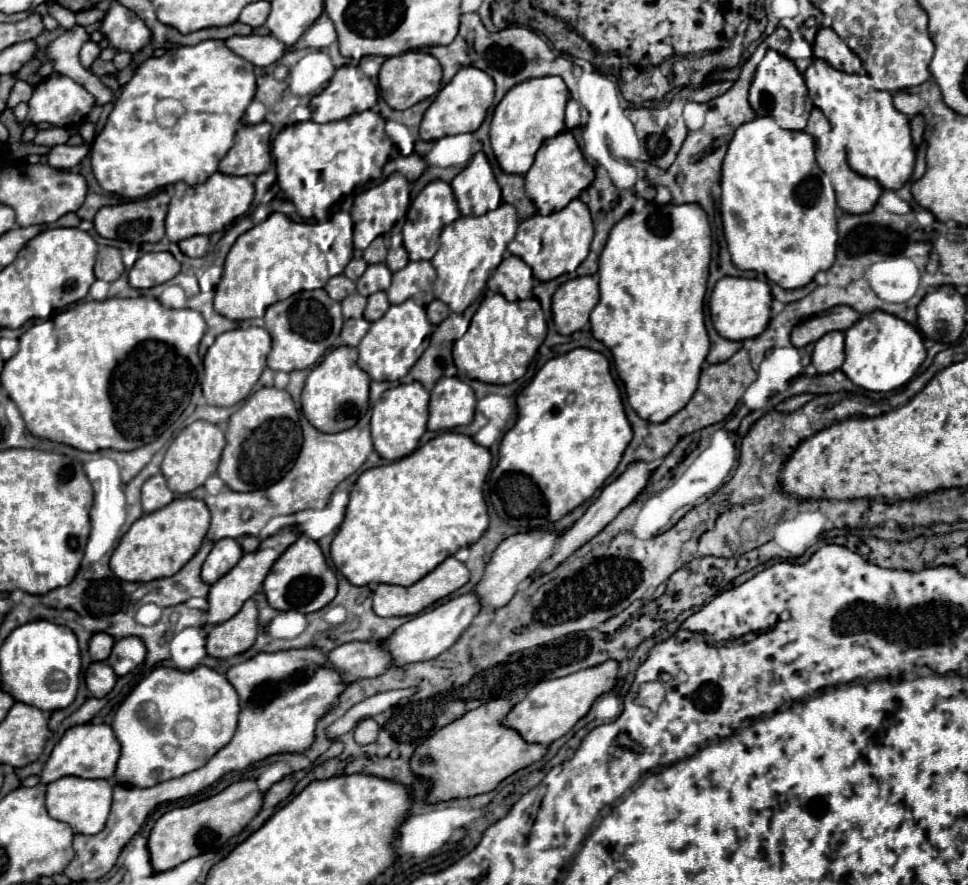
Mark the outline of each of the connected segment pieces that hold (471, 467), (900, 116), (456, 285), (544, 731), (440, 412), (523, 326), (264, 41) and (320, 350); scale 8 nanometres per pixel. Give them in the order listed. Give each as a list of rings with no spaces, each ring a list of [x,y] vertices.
[[[440,433],[412,455],[400,461],[364,471],[350,491],[344,523],[332,541],[332,561],[352,585],[390,583],[410,587],[436,569],[458,549],[476,543],[490,525],[484,501],[484,483],[492,469],[492,455],[486,447],[460,433]]]
[[[814,59],[812,61],[812,65],[804,73],[804,79],[806,79],[806,85],[808,85],[808,91],[810,91],[810,97],[812,97],[814,105],[826,115],[826,119],[832,125],[832,129],[840,131],[842,137],[846,139],[846,155],[848,155],[850,169],[856,171],[862,177],[876,179],[878,185],[884,191],[898,191],[898,189],[902,189],[914,175],[918,149],[912,143],[910,119],[894,107],[892,93],[878,91],[874,87],[874,81],[868,77],[868,73],[865,73],[865,75],[844,73],[844,71],[832,69],[822,59]]]
[[[502,203],[496,211],[488,211],[486,215],[460,217],[452,225],[448,225],[440,235],[440,249],[432,257],[432,265],[436,269],[432,289],[436,299],[444,301],[454,313],[464,313],[486,289],[486,281],[504,259],[504,251],[514,239],[516,227],[516,209],[512,209],[512,205],[508,203]]]
[[[606,661],[604,665],[596,665],[592,669],[582,669],[576,673],[570,673],[568,677],[542,681],[524,697],[520,703],[514,705],[512,713],[506,717],[506,725],[516,729],[528,743],[542,743],[550,745],[562,735],[566,735],[582,717],[588,715],[590,707],[598,697],[612,691],[616,687],[618,679],[618,661]]]
[[[440,377],[436,387],[430,393],[430,419],[428,429],[430,431],[446,431],[454,429],[458,425],[470,425],[476,411],[476,397],[470,385],[460,381],[458,377]]]
[[[488,295],[474,313],[468,333],[454,343],[454,363],[460,375],[484,383],[512,383],[520,379],[546,337],[546,321],[538,299],[506,301],[504,295]]]
[[[260,35],[230,37],[226,41],[226,45],[236,55],[240,55],[242,59],[250,61],[256,67],[268,67],[268,65],[276,63],[288,51],[288,47],[272,35],[266,35],[266,37],[260,37]]]
[[[324,289],[300,291],[278,301],[266,309],[264,329],[272,337],[272,351],[268,353],[268,367],[274,371],[298,371],[316,365],[340,335],[344,317],[338,301],[332,301]]]

